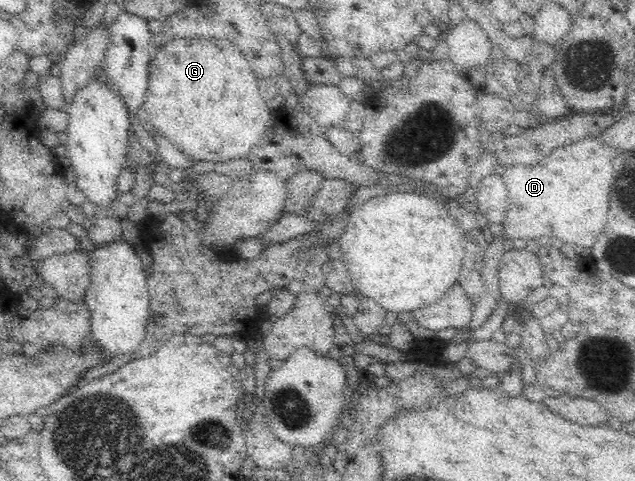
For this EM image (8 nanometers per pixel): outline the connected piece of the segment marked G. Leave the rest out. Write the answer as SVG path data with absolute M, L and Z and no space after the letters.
M170 39L150 59L143 113L146 120L151 121L155 127L156 133L163 134L182 154L193 161L222 164L245 159L270 125L272 112L267 107L267 100L278 94L274 82L257 82L255 78L255 71L243 51L225 39Z

